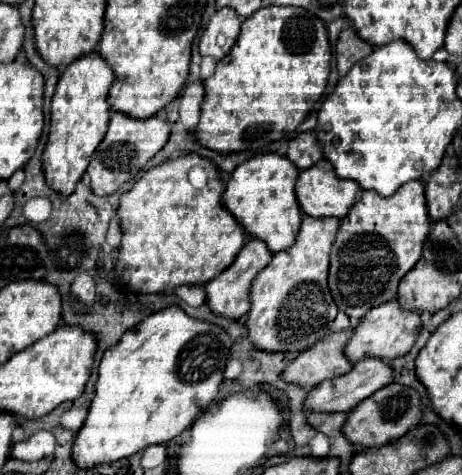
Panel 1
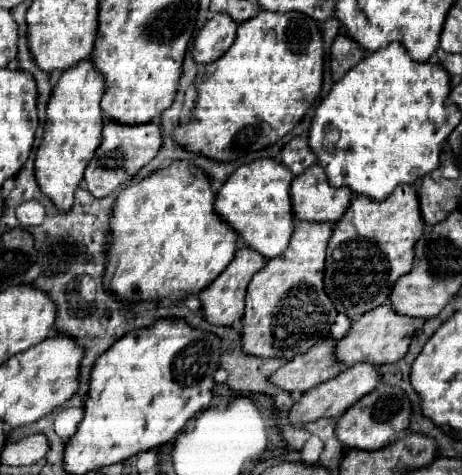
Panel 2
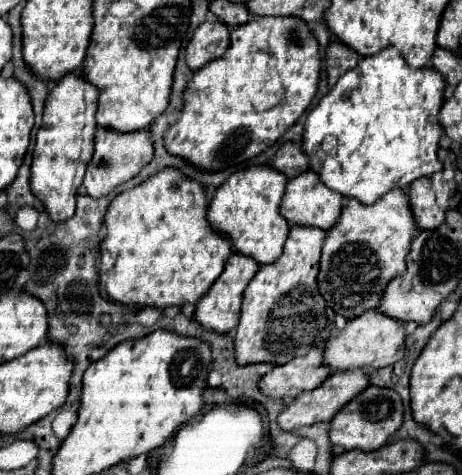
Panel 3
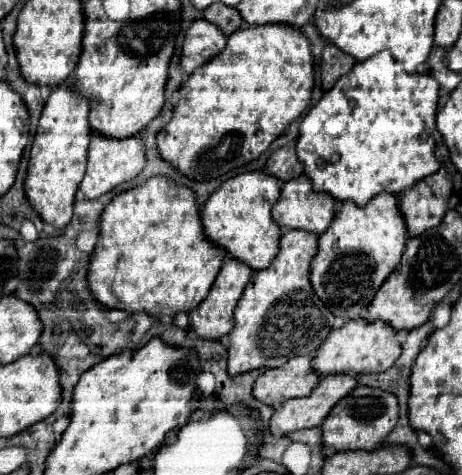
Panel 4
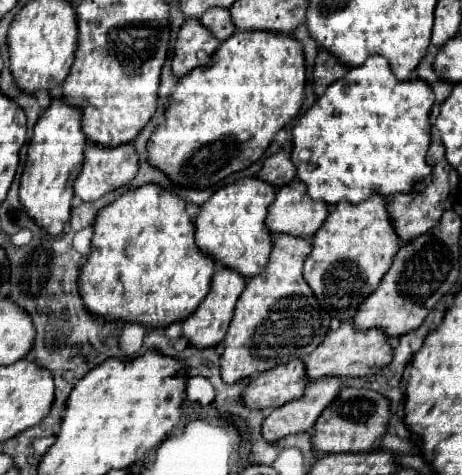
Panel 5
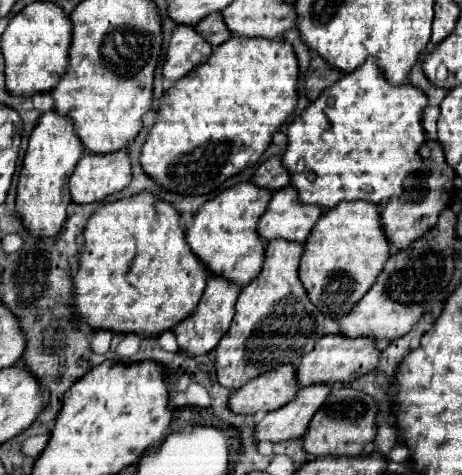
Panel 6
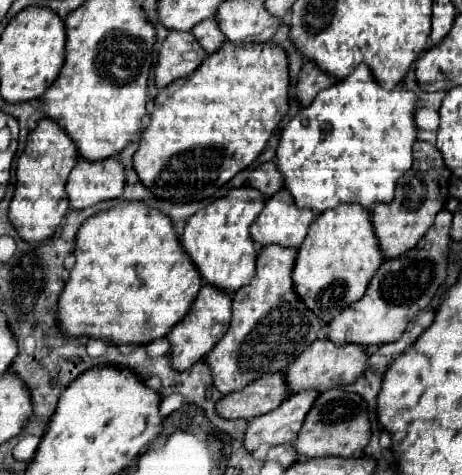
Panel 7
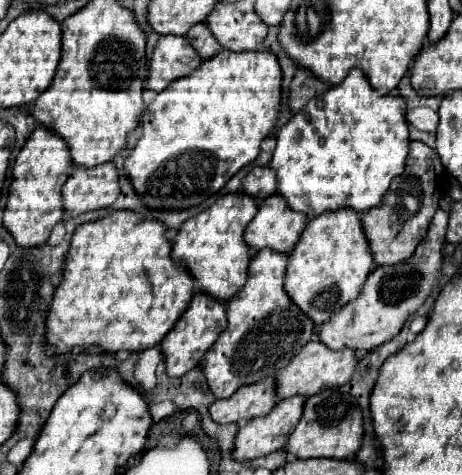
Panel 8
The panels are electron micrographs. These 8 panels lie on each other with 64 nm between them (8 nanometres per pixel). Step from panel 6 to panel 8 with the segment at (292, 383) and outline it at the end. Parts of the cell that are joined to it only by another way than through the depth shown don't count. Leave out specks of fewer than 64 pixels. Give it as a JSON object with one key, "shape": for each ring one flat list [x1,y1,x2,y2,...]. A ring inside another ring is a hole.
{"shape":[[264,378,248,388,240,388,240,392,234,392,230,398,216,400,210,406,210,416,220,424,242,424,246,420,268,414,276,402,276,380]]}

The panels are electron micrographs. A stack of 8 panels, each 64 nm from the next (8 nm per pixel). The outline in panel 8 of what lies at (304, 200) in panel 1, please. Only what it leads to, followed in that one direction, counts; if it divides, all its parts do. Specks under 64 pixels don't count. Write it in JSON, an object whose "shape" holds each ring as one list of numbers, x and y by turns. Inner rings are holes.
{"shape":[[273,194,259,205,258,214,244,232,244,240,248,240,252,250,272,248,276,252,292,252,306,224,308,216,304,212,292,210,282,196]]}

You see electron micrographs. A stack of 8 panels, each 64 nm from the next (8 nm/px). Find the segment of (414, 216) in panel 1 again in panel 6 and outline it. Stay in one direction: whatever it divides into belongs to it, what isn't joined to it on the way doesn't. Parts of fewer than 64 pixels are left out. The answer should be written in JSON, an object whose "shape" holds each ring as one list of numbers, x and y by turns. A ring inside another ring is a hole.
{"shape":[[366,200,356,204,340,202,336,208,326,210,316,228,312,228,300,262,300,280,316,308,330,318,340,320,374,286,390,258,390,248,392,244,384,232,378,204]]}

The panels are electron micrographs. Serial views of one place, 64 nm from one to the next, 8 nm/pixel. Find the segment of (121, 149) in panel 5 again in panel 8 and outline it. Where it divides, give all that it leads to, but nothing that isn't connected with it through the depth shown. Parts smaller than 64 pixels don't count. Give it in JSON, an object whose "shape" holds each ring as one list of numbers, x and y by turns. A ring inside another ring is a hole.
{"shape":[[114,162,100,164,96,168,74,166,72,174,62,186,62,196,64,196,64,210,70,216,112,206,120,196,118,170]]}

